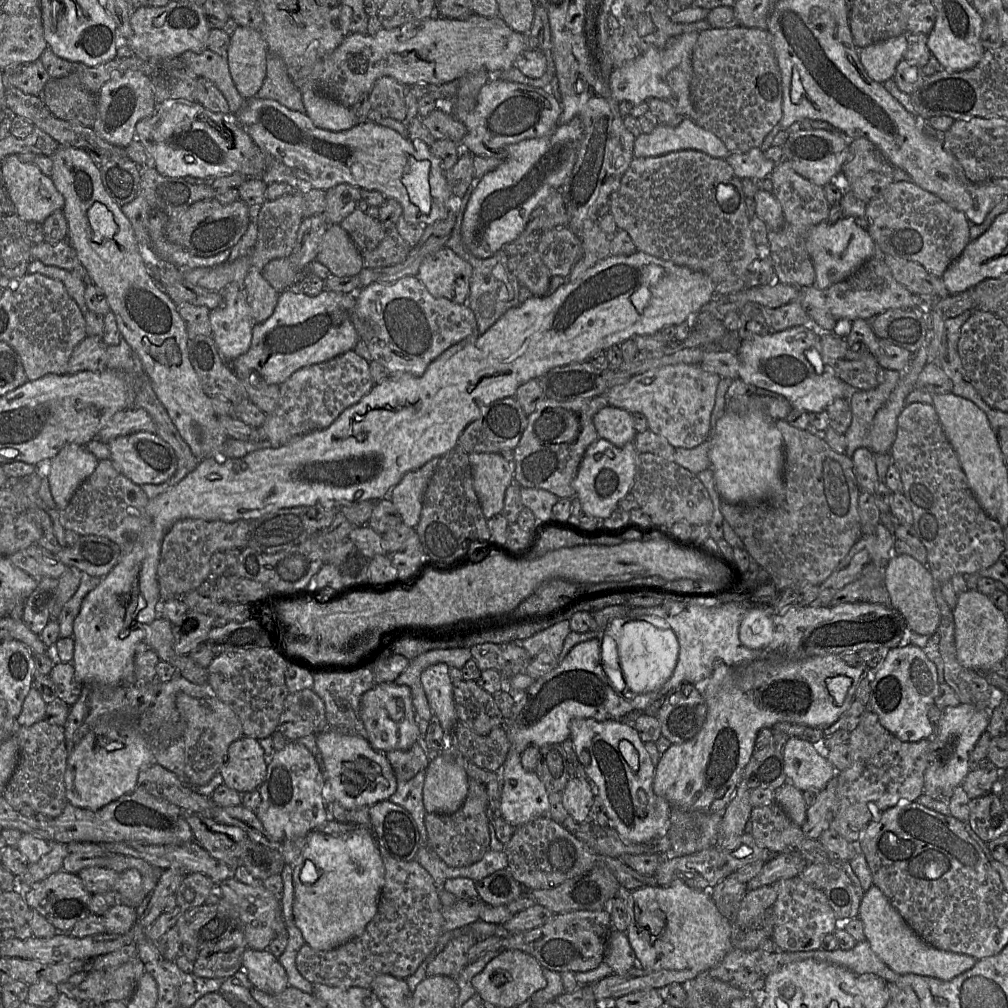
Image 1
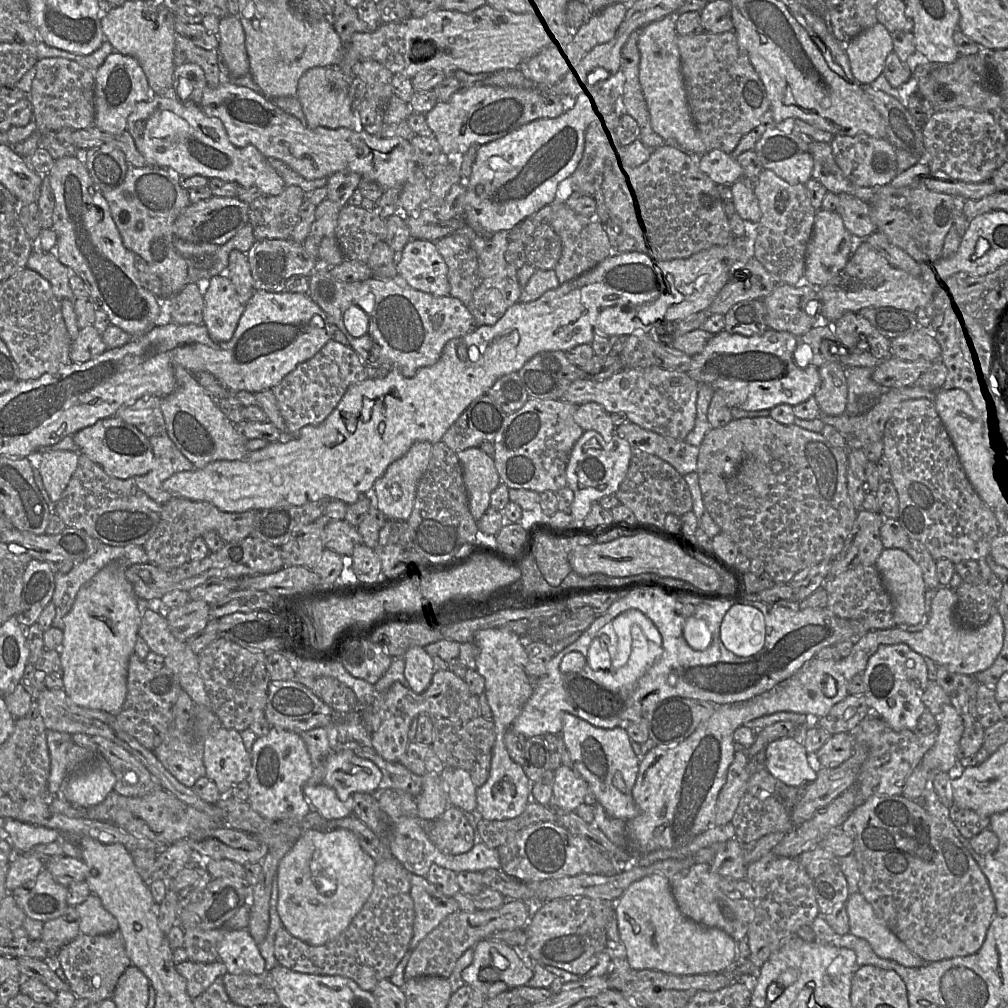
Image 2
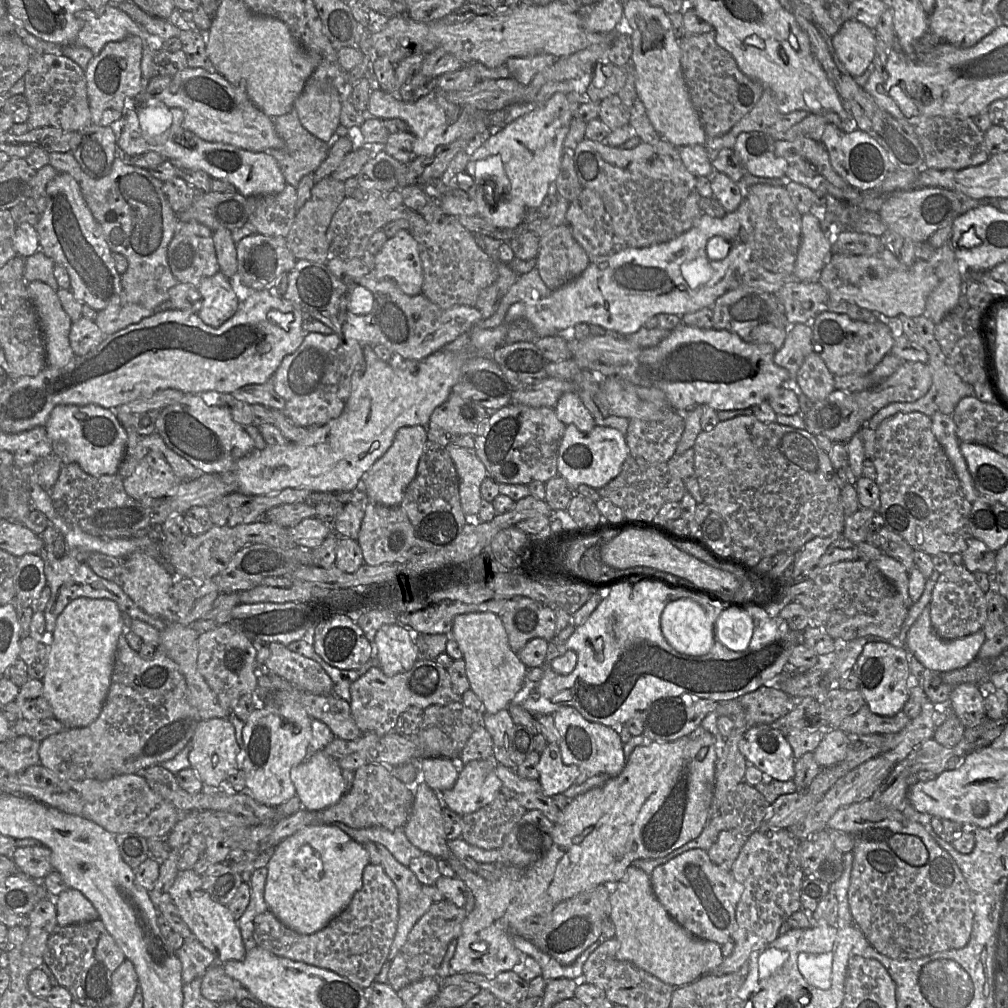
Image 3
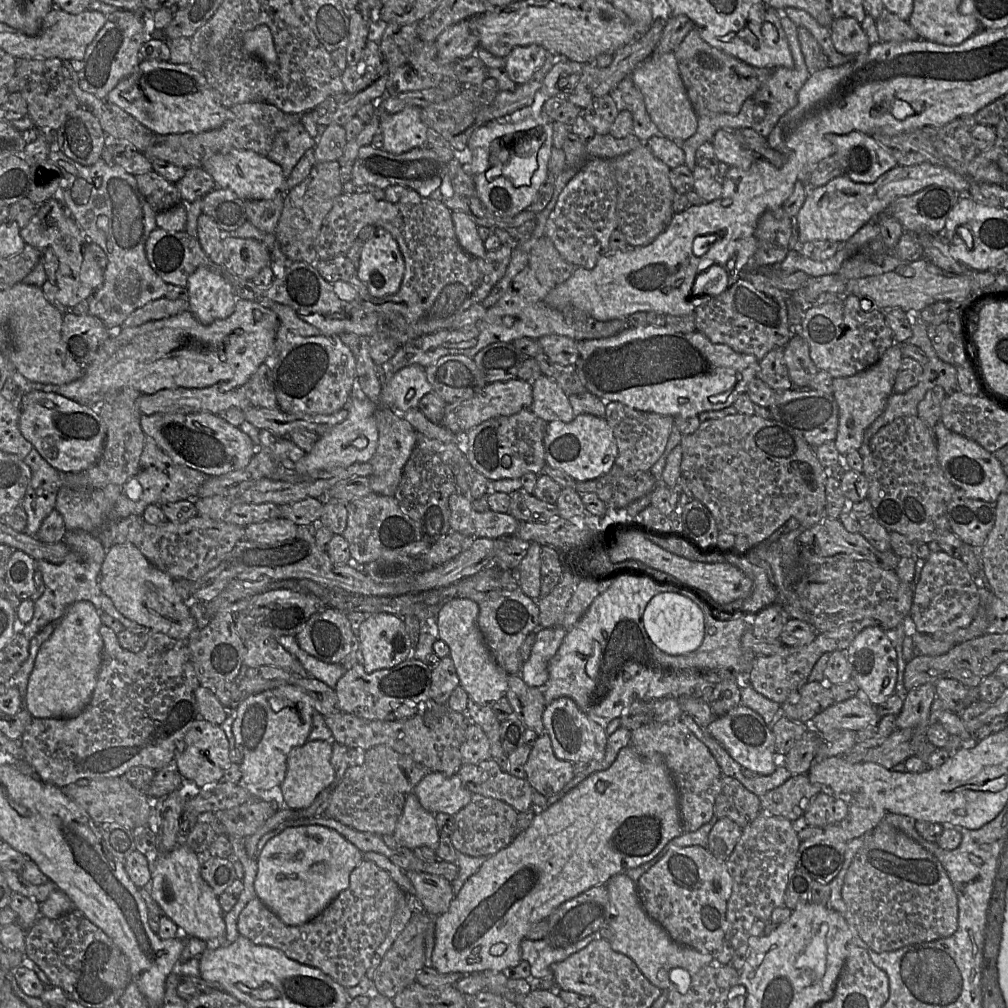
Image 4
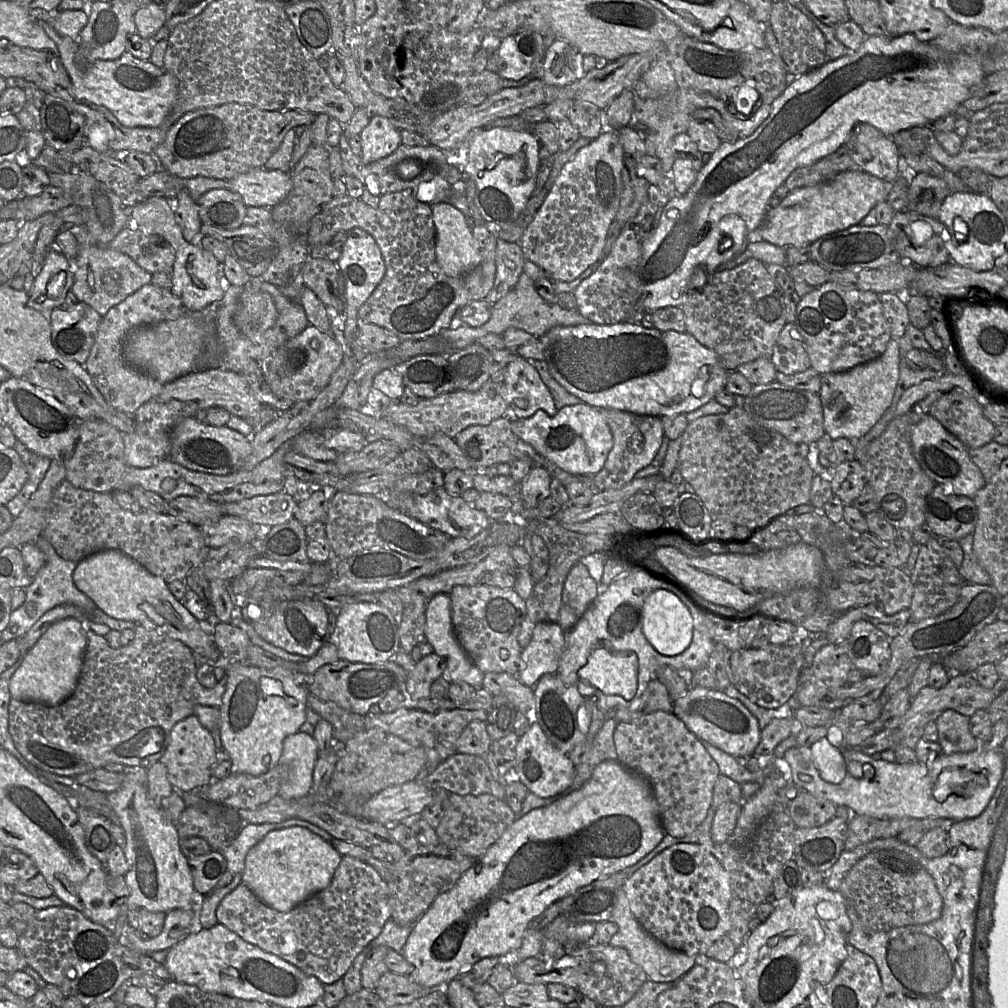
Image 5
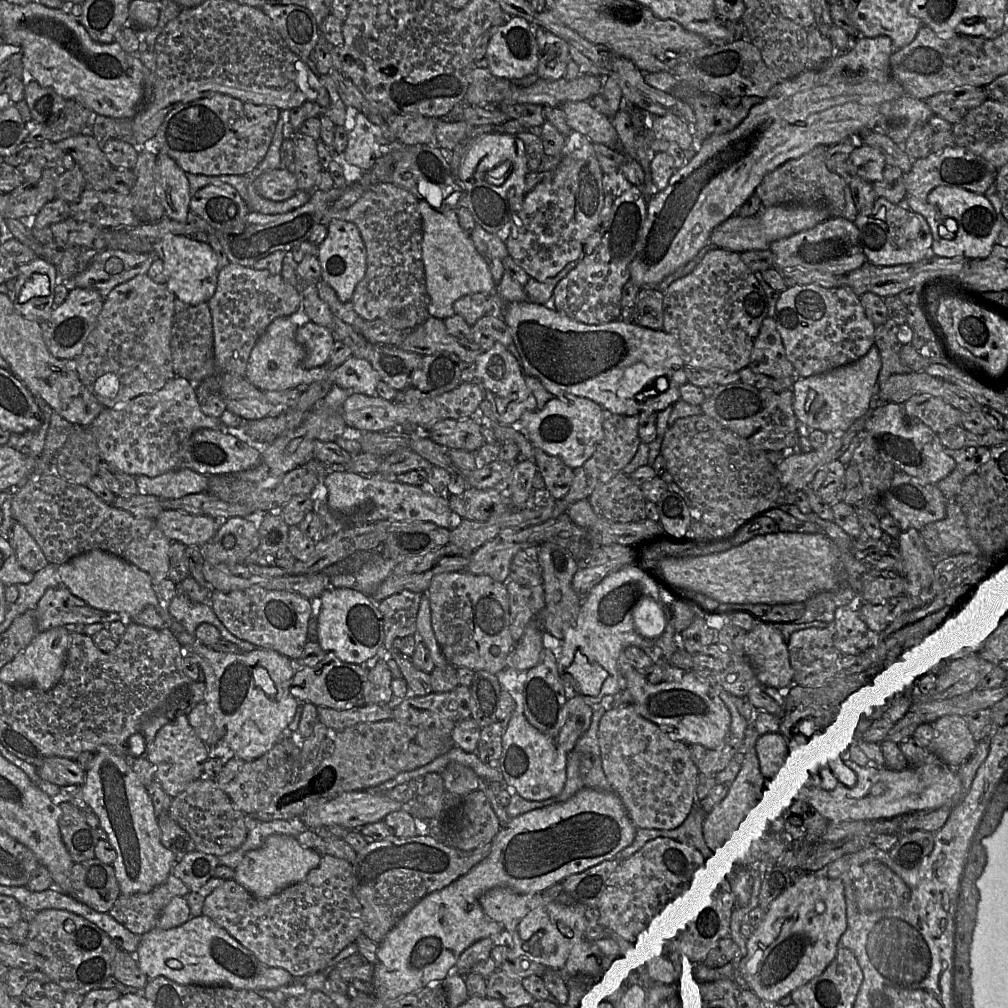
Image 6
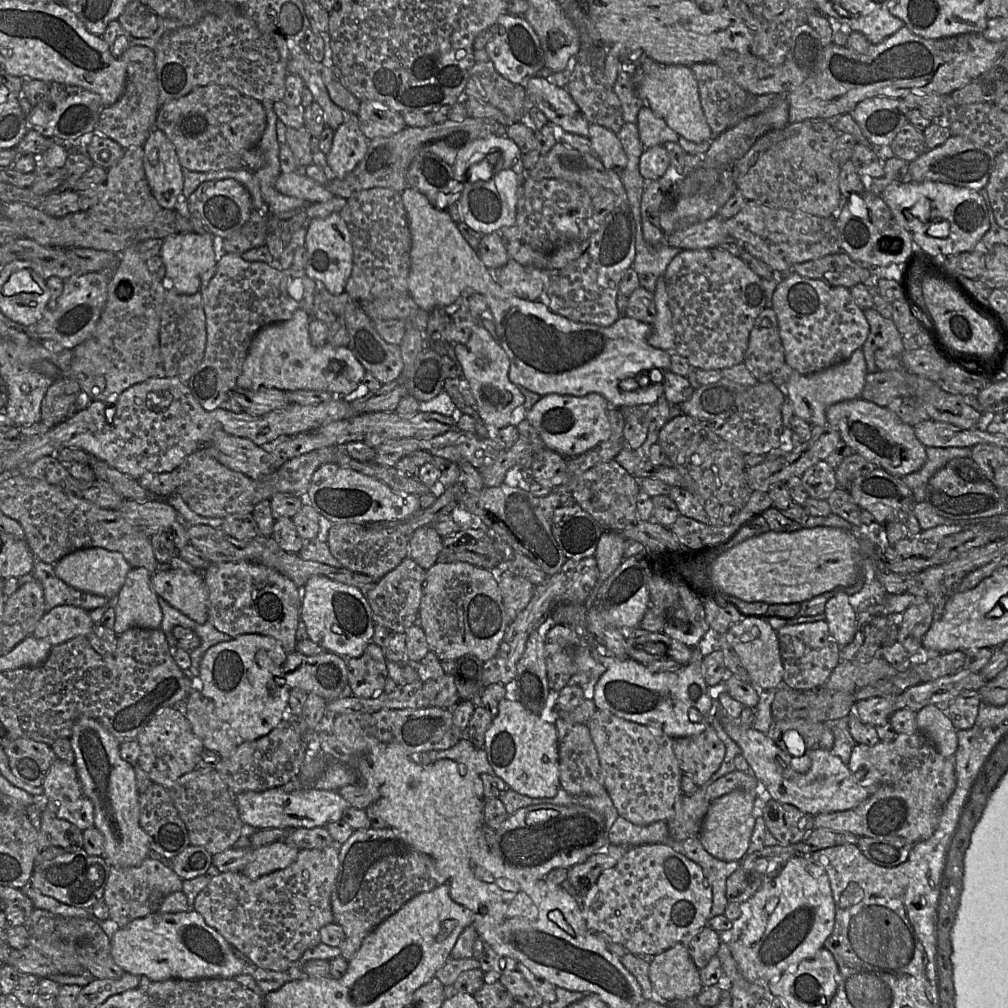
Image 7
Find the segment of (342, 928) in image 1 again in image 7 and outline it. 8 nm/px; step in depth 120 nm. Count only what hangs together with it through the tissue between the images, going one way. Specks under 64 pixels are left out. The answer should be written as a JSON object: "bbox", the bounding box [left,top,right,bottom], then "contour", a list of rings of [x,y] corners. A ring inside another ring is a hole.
{"bbox":[241,840,300,879],"contour":[[[284,840],[254,848],[251,860],[241,870],[250,879],[258,879],[292,864],[300,849]]]}

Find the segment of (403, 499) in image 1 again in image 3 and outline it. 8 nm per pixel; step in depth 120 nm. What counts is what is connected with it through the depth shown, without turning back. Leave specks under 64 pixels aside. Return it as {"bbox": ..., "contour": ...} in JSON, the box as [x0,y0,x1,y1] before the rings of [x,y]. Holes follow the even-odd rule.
{"bbox":[363,426,428,507],"contour":[[[424,426],[400,428],[390,448],[380,457],[363,477],[369,500],[388,507],[400,506],[408,485],[417,474],[419,460],[428,441],[428,431]]]}

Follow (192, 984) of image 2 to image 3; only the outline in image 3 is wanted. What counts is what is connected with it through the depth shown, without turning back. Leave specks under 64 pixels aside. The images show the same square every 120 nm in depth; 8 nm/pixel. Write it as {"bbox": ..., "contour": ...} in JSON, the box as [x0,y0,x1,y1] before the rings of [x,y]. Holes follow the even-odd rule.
{"bbox":[176,936,218,984],"contour":[[[195,936],[185,939],[176,955],[182,964],[184,984],[196,978],[202,978],[206,971],[218,961],[215,954],[204,947]]]}

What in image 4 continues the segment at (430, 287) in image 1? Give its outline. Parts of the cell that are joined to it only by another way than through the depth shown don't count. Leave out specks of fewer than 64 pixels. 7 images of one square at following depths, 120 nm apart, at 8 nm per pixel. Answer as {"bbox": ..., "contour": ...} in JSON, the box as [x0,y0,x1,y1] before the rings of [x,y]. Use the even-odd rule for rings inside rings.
{"bbox":[357,228,405,298],"contour":[[[378,228],[361,250],[357,263],[359,280],[367,287],[371,298],[393,295],[400,289],[405,271],[405,263],[397,241],[386,230]]]}

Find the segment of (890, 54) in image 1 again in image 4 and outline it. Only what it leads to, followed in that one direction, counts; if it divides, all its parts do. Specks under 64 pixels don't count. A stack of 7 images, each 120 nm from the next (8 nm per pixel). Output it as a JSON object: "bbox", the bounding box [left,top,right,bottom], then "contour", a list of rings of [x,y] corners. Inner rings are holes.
{"bbox":[830,18,870,58],"contour":[[[853,18],[835,19],[830,34],[834,48],[850,58],[865,54],[870,47],[861,24]]]}

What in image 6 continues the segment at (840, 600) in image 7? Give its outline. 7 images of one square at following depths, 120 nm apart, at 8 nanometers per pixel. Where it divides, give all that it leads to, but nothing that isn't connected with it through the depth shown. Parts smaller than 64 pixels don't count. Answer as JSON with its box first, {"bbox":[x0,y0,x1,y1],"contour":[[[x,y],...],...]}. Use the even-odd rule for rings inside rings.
{"bbox":[832,605,873,655],"contour":[[[847,605],[835,610],[832,626],[834,645],[843,655],[860,654],[872,644],[873,632],[861,619],[858,611]]]}

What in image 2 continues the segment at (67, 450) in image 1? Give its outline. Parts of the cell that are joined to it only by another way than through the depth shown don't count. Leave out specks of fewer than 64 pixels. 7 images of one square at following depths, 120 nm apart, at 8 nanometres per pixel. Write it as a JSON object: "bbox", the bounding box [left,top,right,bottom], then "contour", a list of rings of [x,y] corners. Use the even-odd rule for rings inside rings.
{"bbox":[39,450,79,502],"contour":[[[65,450],[46,451],[41,454],[39,471],[51,499],[58,502],[75,473],[79,453]]]}

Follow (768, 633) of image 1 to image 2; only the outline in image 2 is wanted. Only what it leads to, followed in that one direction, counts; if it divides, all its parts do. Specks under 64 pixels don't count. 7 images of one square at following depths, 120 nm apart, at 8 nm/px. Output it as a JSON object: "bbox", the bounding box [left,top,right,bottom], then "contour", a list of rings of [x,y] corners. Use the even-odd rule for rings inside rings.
{"bbox":[720,603,765,656],"contour":[[[736,603],[723,618],[720,637],[724,646],[737,656],[757,654],[765,644],[763,613],[752,605]]]}

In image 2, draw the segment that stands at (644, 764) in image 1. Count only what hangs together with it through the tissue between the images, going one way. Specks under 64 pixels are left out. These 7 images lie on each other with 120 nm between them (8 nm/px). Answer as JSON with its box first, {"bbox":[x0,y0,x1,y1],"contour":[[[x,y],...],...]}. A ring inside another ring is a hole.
{"bbox":[562,712,640,821],"contour":[[[565,712],[562,715],[562,731],[565,746],[573,765],[587,782],[596,801],[613,818],[628,821],[638,813],[632,790],[635,785],[640,760],[631,746],[631,738],[626,729],[615,727],[604,729]]]}

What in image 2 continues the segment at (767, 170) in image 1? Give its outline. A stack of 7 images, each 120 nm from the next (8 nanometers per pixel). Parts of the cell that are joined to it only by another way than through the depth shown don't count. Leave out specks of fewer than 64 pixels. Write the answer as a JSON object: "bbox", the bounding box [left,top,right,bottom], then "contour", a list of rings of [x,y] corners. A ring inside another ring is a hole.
{"bbox":[698,149,743,185],"contour":[[[711,149],[698,156],[698,165],[716,184],[730,185],[743,177],[734,151]]]}

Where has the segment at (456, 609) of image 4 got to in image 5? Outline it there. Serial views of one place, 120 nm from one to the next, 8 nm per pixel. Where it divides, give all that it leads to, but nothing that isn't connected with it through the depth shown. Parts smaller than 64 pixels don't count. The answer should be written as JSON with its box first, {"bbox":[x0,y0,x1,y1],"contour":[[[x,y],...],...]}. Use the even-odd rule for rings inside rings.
{"bbox":[424,594,484,689],"contour":[[[437,594],[426,602],[424,636],[444,660],[450,683],[465,682],[475,689],[482,688],[484,673],[470,660],[454,634],[448,594]]]}

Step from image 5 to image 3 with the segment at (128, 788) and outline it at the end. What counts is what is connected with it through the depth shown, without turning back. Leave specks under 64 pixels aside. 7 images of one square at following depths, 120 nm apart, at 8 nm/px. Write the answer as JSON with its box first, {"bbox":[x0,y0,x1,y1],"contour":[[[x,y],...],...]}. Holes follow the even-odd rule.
{"bbox":[170,869,247,964],"contour":[[[193,869],[179,871],[170,890],[172,902],[199,942],[215,954],[219,964],[241,960],[247,953],[240,928],[227,906],[213,900],[203,889],[202,876]]]}

